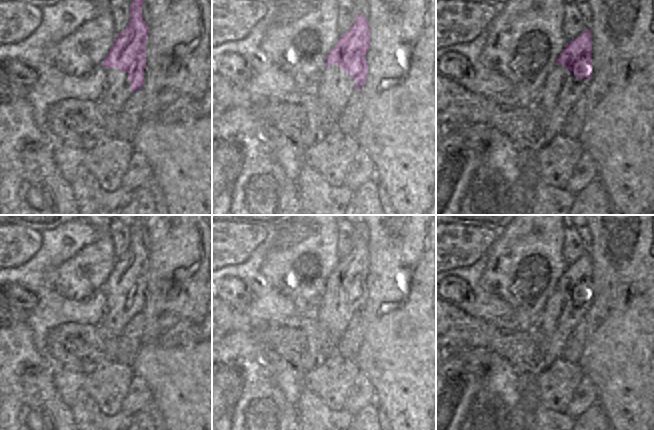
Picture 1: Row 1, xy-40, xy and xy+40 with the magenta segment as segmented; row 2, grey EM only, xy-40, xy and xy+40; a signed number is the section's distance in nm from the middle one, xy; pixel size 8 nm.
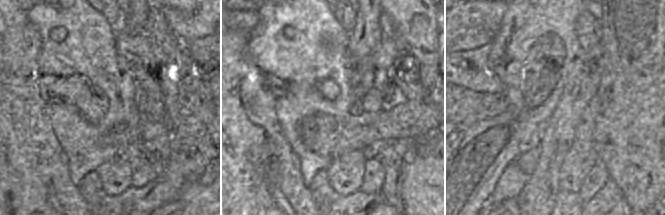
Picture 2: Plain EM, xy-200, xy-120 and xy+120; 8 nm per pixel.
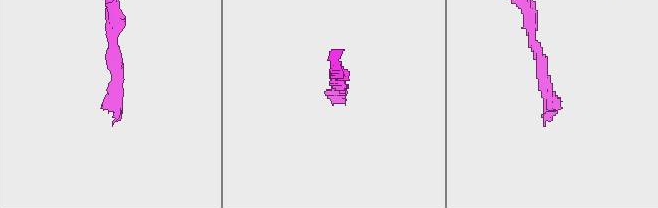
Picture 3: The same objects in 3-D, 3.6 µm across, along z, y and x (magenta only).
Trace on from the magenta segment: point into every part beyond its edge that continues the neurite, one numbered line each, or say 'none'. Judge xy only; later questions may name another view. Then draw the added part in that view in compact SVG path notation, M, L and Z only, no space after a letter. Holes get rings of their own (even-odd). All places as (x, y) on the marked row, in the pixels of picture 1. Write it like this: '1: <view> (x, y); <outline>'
1: xy (335, 87); M337 63L324 66L316 95L331 117L339 118L348 100L356 90L356 81L349 71L343 71Z

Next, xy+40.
1: xy+40 (561, 89); M556 63L555 68L548 74L538 98L538 104L542 108L544 114L544 132L536 144L532 146L533 151L537 151L552 141L559 133L562 133L562 126L568 112L578 98L584 95L589 82L589 77L579 79L574 76L573 71L567 71L561 63Z

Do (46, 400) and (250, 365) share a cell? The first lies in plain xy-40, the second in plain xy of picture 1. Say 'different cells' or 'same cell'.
same cell

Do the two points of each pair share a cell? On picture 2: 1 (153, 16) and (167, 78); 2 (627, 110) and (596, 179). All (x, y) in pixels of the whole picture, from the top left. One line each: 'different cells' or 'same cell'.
1: same cell
2: different cells

